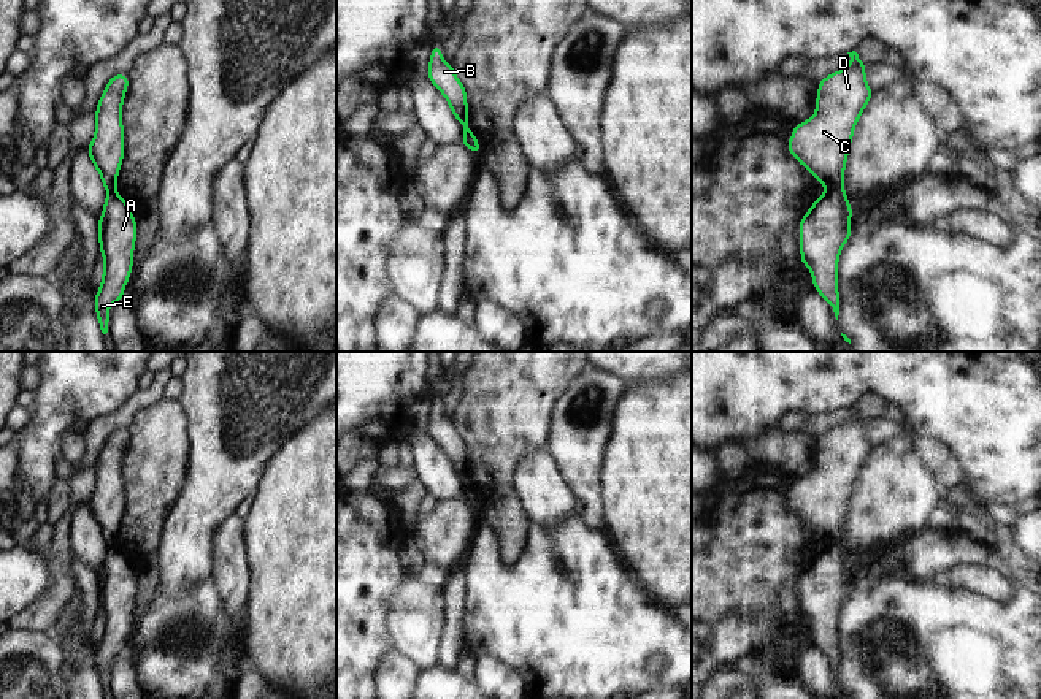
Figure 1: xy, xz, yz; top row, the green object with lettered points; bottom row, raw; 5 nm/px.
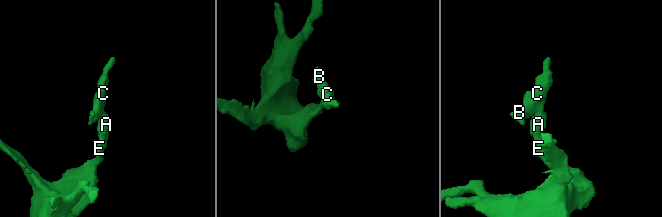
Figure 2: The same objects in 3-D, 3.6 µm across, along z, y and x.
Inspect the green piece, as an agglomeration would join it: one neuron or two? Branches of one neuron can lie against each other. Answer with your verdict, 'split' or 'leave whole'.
split

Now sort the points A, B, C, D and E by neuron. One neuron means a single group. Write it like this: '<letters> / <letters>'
A E / B C D

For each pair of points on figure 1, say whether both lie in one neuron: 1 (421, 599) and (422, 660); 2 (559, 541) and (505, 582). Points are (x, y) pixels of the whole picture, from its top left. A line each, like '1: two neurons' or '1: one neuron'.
1: one neuron
2: one neuron

